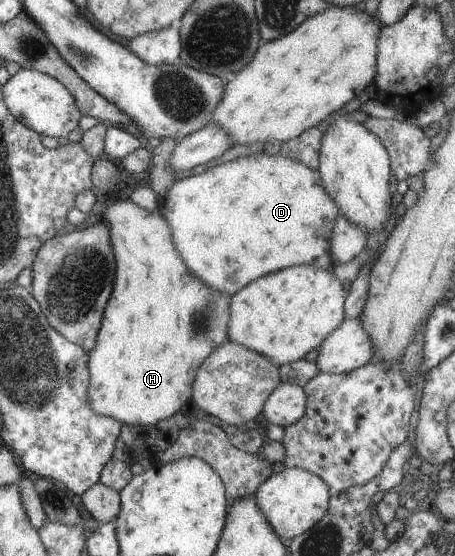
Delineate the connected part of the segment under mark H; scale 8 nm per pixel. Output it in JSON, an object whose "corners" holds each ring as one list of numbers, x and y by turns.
{"corners":[[125,198,114,200,111,204,108,204,103,212,102,219,109,226,109,240,113,249,113,256,115,257,115,278,106,307,104,307,104,313,102,313,102,321,95,337,95,344,88,352,87,370,89,373,89,384,87,398,89,406,94,413,113,417,121,424,152,425,176,413,186,401,191,399,191,385,198,366,215,347,218,347,224,340,226,341,231,296,208,287,208,284,202,283,200,279,196,279,196,275,192,275,192,272,184,265,184,260,176,251,171,240,170,228,160,212,145,210,143,207,137,206,128,198]]}

